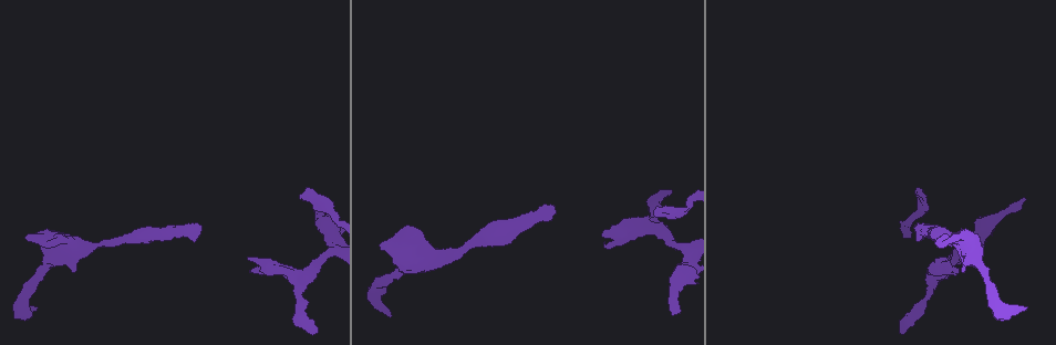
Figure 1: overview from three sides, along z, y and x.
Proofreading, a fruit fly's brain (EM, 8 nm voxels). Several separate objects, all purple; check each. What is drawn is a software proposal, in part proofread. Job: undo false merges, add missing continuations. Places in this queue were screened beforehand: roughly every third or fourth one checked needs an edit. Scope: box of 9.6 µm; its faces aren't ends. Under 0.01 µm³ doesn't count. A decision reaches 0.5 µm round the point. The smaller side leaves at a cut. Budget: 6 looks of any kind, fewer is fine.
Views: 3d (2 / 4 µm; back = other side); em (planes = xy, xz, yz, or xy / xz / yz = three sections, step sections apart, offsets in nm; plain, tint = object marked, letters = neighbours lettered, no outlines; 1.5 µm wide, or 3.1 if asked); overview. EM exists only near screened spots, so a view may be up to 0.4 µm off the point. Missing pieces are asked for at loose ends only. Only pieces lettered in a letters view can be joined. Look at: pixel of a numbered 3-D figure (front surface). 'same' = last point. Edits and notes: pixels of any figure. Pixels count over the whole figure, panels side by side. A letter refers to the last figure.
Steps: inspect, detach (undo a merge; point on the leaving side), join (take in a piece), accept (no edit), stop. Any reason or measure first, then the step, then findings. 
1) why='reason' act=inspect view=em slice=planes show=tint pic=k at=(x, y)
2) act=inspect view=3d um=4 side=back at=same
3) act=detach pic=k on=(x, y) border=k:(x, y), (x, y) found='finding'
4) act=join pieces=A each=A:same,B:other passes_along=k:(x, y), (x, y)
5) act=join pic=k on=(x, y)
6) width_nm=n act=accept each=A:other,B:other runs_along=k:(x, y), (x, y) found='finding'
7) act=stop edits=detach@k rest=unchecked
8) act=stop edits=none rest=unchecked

why='an open end' act=inspect view=3d um=2 pic=1 at=(900, 332)

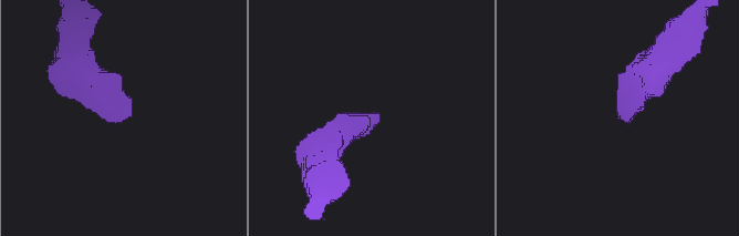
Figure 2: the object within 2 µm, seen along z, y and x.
why='need the tissue' act=inspect view=em slice=xy step=4 show=letters pic=2 at=(377, 117)

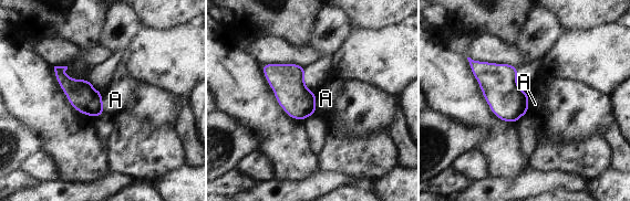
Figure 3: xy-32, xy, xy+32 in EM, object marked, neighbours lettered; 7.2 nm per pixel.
act=accept each=A:other found='no lettered piece goes on from it'

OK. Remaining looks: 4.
why='free end' act=inspect view=em slice=planes show=letters pic=1 at=(671, 314)

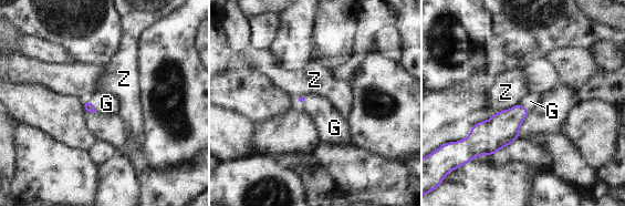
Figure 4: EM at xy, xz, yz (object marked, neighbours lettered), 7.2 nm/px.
act=join pieces=G each=G:same,Z:other passes_along=4:(89, 106), (93, 105), (106, 103) found='it goes on there'

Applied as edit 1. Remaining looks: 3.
why='branch stops here' act=inspect view=3d um=2 pic=1 at=(1024, 306)

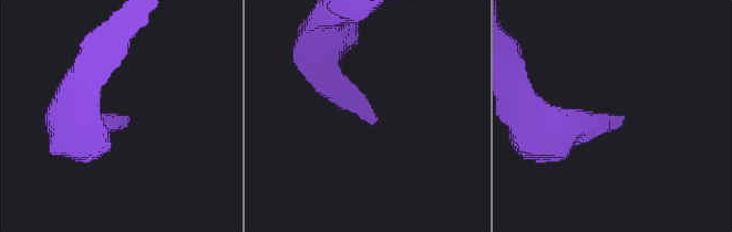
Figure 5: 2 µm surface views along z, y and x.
why='shape alone is not enough' act=inspect view=em slice=planes show=letters pic=5 at=(621, 117)

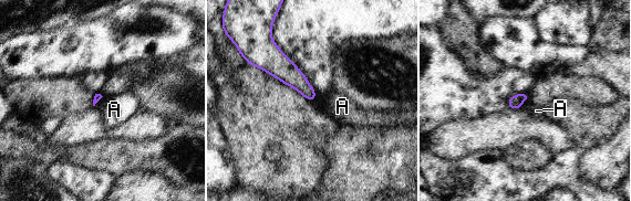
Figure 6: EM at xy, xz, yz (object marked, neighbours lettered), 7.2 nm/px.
act=accept each=A:other border=6:(528, 97), (519, 107) found='no lettered piece goes on from it'

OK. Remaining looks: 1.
act=stop edits=join@4 rest=unchecked

